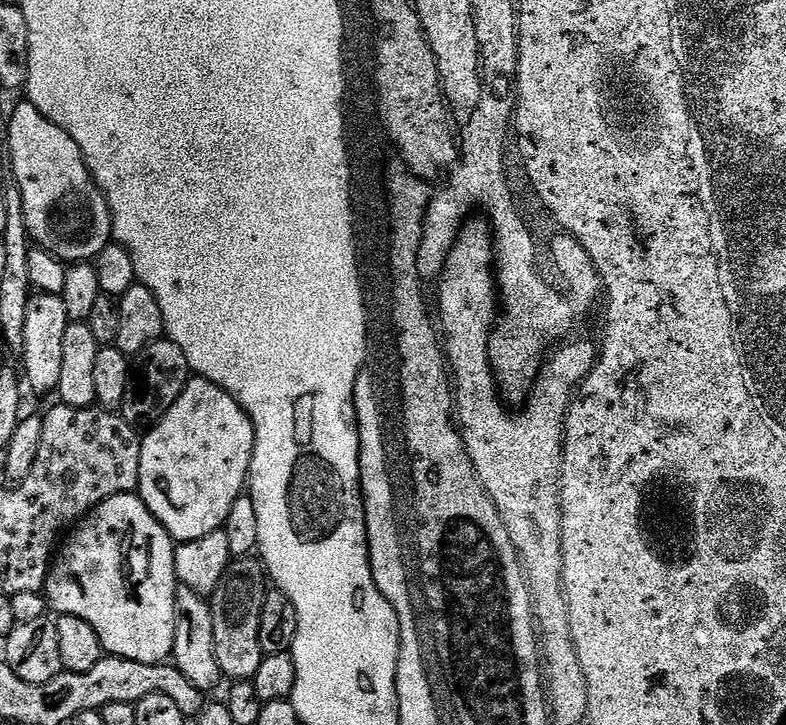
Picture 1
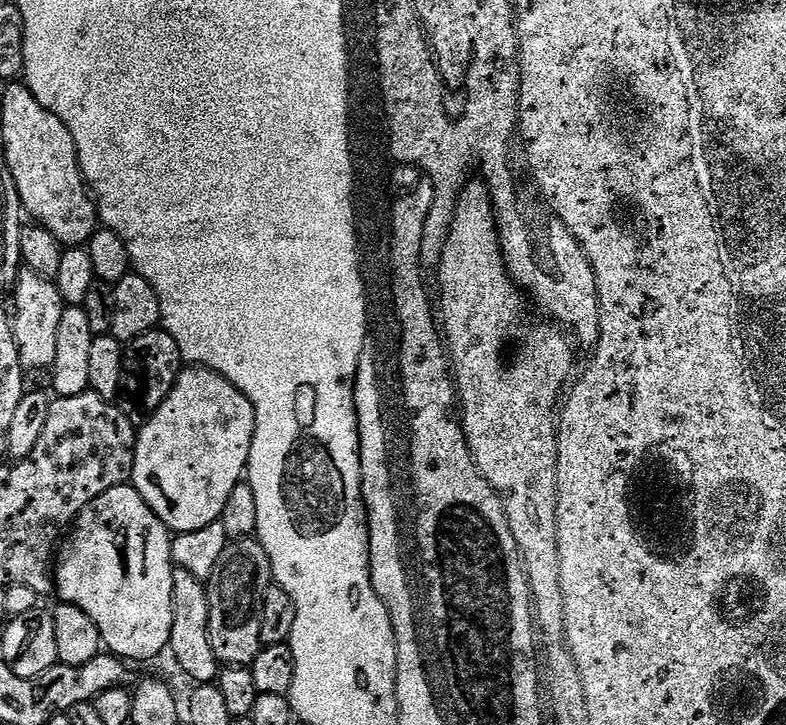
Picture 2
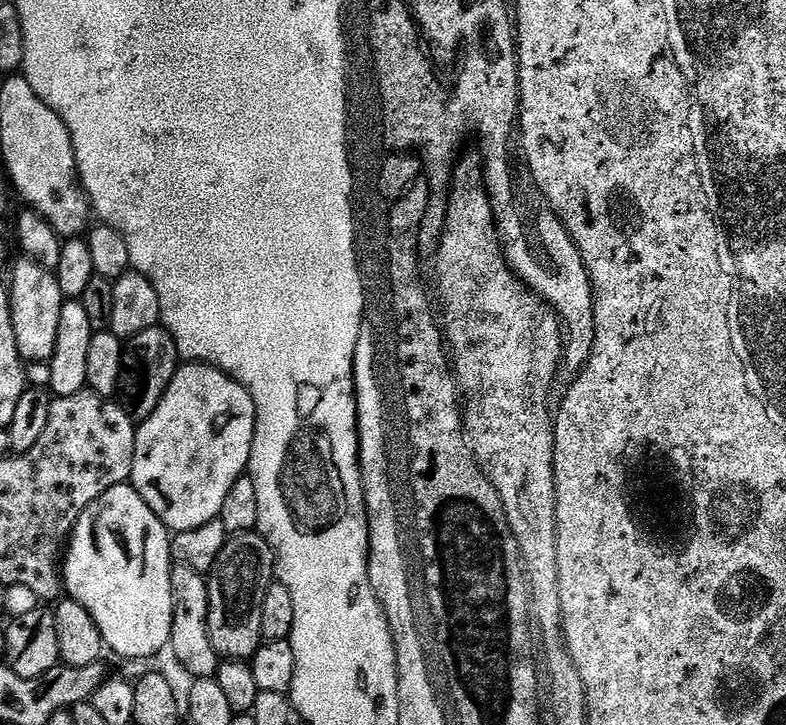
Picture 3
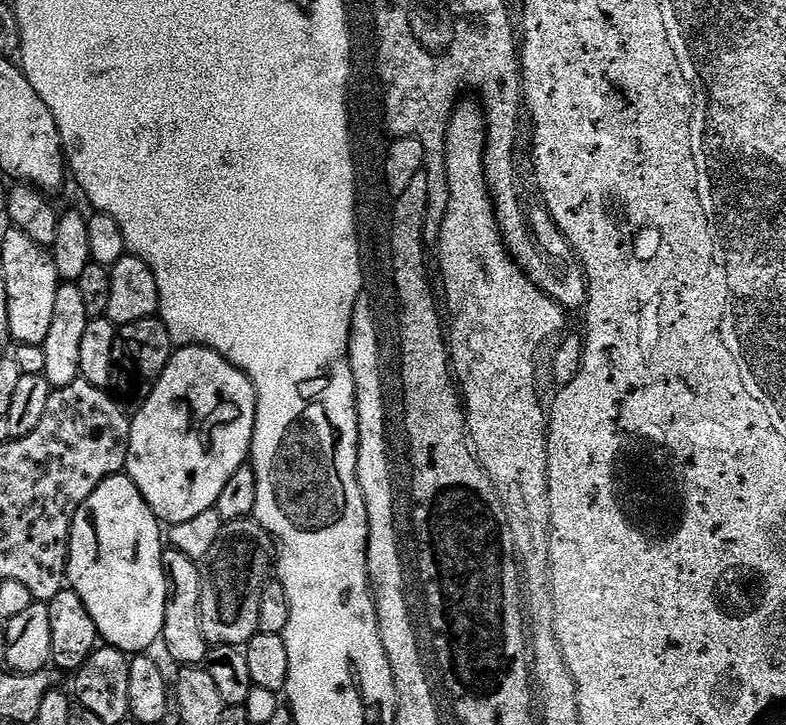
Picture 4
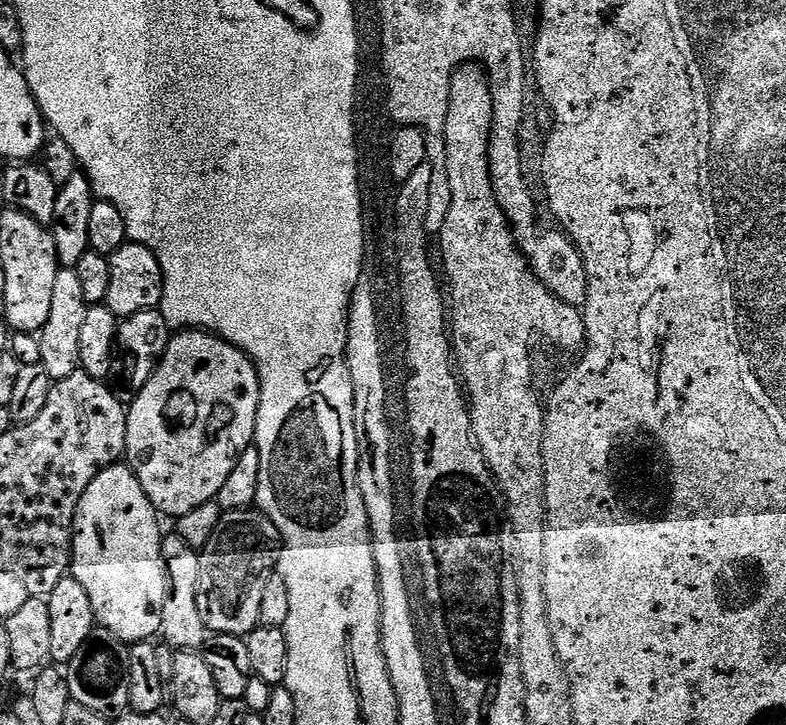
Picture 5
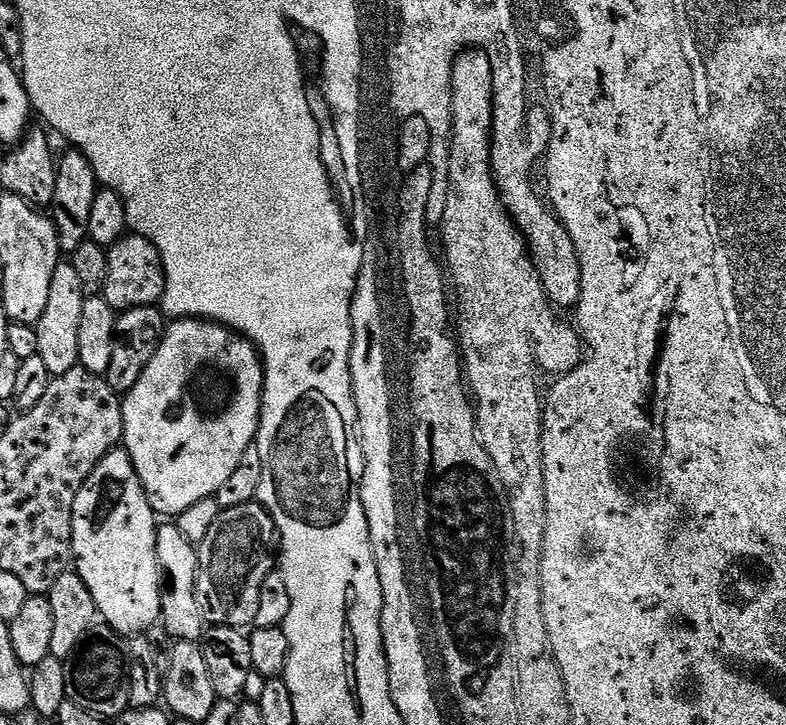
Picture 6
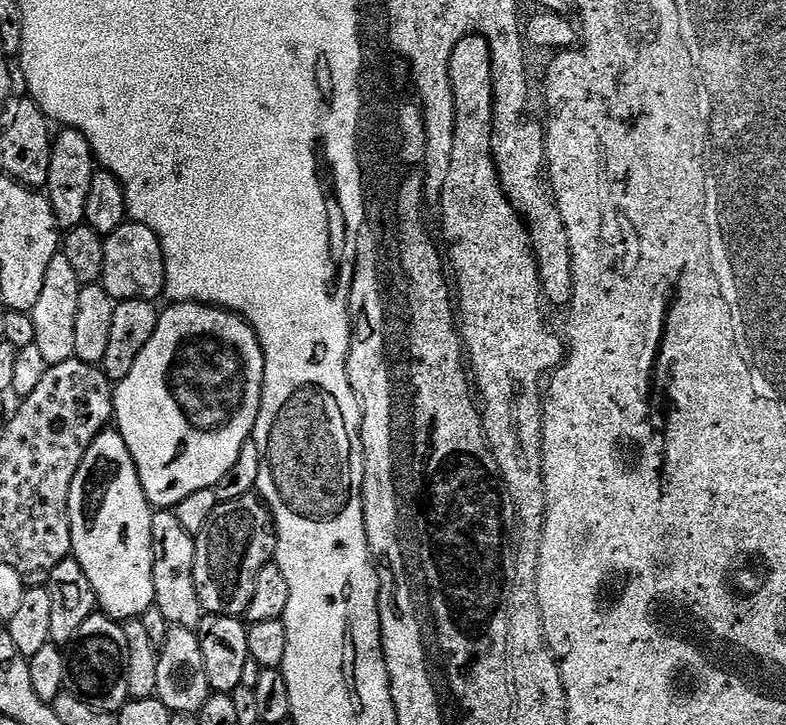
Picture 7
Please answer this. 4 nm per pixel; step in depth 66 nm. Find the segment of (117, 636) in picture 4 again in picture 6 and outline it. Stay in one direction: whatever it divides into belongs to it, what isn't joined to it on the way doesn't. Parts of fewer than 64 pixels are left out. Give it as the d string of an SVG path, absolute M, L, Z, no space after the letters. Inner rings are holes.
M123 447L113 448L97 462L74 498L72 554L74 571L80 575L82 582L86 582L86 590L90 590L94 598L99 619L125 638L147 633L147 628L160 620L162 577L156 553L157 527L158 514L146 498L131 458Z

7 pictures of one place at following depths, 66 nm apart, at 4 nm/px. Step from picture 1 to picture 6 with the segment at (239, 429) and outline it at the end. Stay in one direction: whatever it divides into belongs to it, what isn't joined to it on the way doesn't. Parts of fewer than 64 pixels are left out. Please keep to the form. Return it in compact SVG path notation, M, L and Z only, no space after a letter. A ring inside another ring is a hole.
M176 318L165 327L164 337L160 345L154 350L154 356L138 378L136 385L123 397L124 405L124 439L122 447L132 460L134 470L140 479L140 485L144 487L146 498L150 506L161 517L175 518L182 514L182 510L190 510L194 502L211 500L217 490L222 486L226 478L239 466L243 452L254 444L256 431L260 425L260 397L264 395L264 366L260 359L260 353L256 351L251 340L241 333L234 332L223 324L214 324L210 320L197 320L195 318Z

